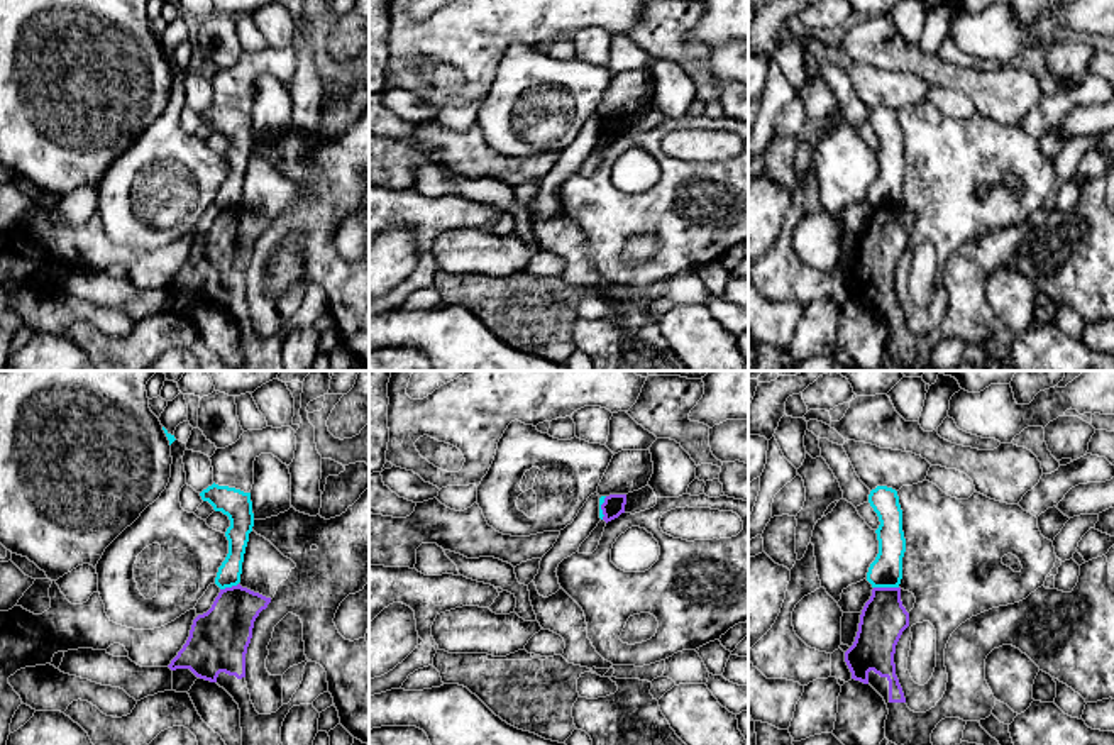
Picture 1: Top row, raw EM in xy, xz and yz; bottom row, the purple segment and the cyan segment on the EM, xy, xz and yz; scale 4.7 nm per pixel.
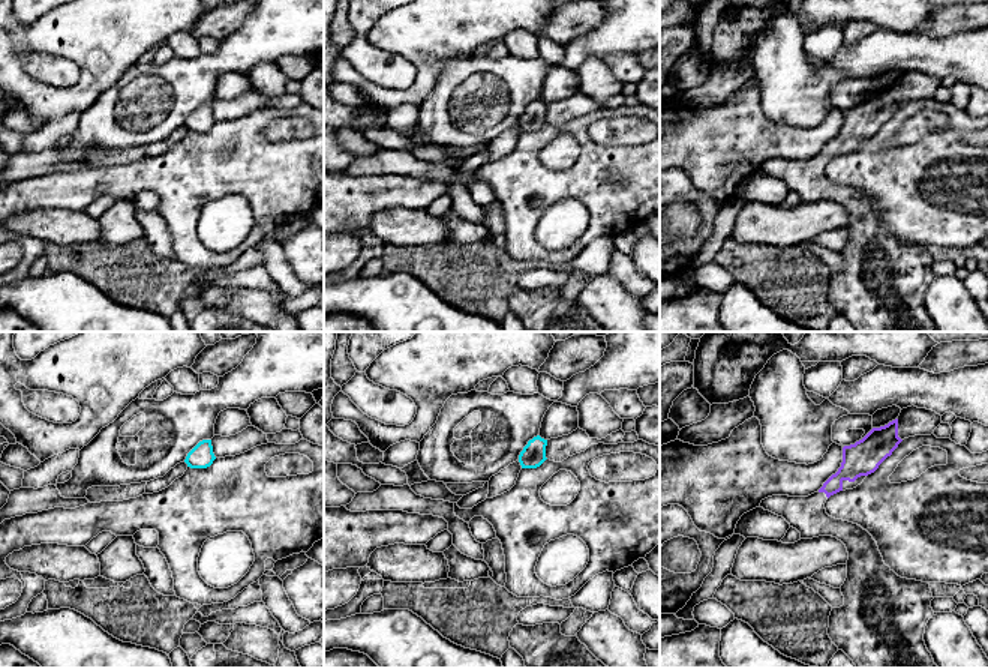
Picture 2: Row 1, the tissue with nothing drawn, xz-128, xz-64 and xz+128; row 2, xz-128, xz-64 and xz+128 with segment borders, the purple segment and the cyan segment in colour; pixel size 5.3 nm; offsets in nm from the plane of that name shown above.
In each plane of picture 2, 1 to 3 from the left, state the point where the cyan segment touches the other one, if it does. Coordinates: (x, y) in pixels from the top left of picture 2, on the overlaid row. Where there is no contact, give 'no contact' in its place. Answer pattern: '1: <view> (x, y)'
1: no contact
2: no contact
3: no contact

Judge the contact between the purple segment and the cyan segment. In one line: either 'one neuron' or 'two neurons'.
two neurons

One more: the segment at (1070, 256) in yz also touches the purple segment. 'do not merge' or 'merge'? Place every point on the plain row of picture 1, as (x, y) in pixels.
merge

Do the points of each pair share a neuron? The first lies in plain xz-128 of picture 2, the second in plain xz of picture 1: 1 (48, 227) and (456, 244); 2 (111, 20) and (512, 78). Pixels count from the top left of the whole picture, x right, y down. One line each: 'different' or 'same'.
1: same
2: different

